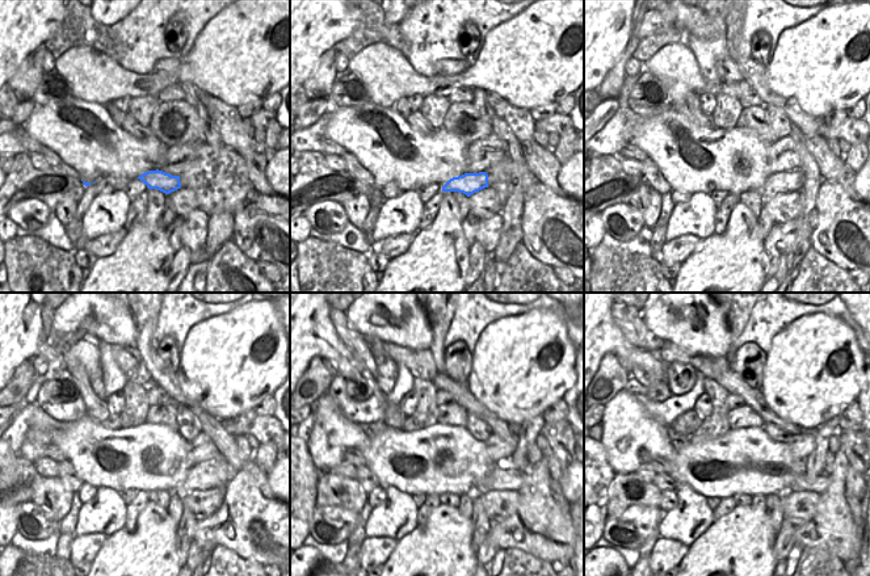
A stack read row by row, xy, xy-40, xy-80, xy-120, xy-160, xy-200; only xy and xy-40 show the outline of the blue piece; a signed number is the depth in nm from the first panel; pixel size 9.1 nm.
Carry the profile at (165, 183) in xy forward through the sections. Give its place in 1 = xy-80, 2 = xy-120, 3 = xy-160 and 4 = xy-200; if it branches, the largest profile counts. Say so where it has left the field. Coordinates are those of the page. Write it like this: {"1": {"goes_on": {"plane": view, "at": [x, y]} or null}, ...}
{"1": {"goes_on": {"plane": "xy-80", "at": [780, 183]}}, "2": {"goes_on": {"plane": "xy-120", "at": [213, 474]}}, "3": {"goes_on": {"plane": "xy-160", "at": [504, 476]}}, "4": {"goes_on": {"plane": "xy-200", "at": [803, 482]}}}

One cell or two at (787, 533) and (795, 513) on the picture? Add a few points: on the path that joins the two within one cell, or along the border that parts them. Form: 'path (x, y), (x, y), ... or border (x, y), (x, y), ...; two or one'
border (784, 517), (795, 526); two

